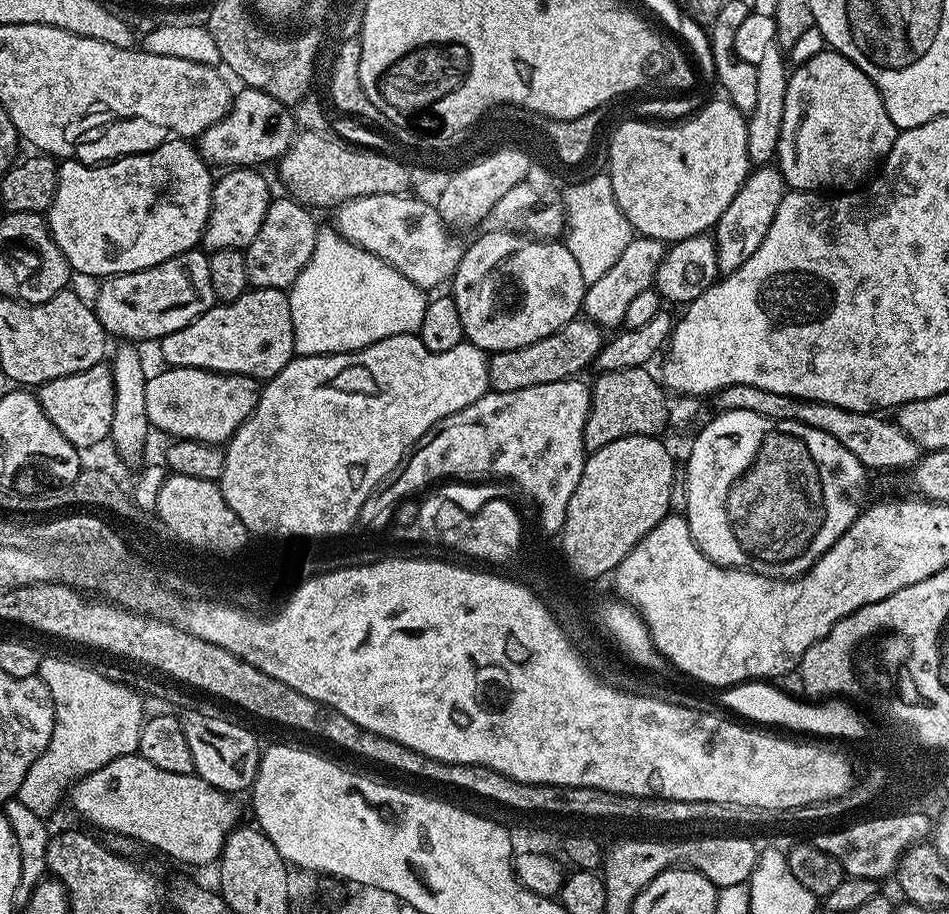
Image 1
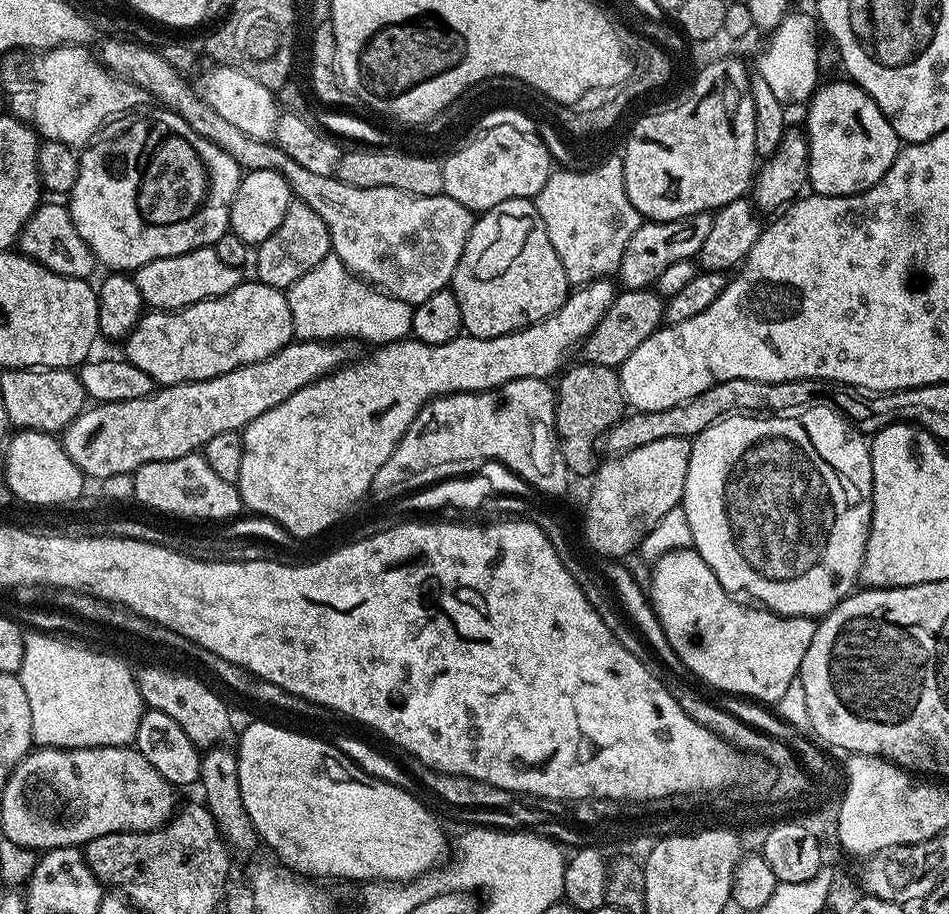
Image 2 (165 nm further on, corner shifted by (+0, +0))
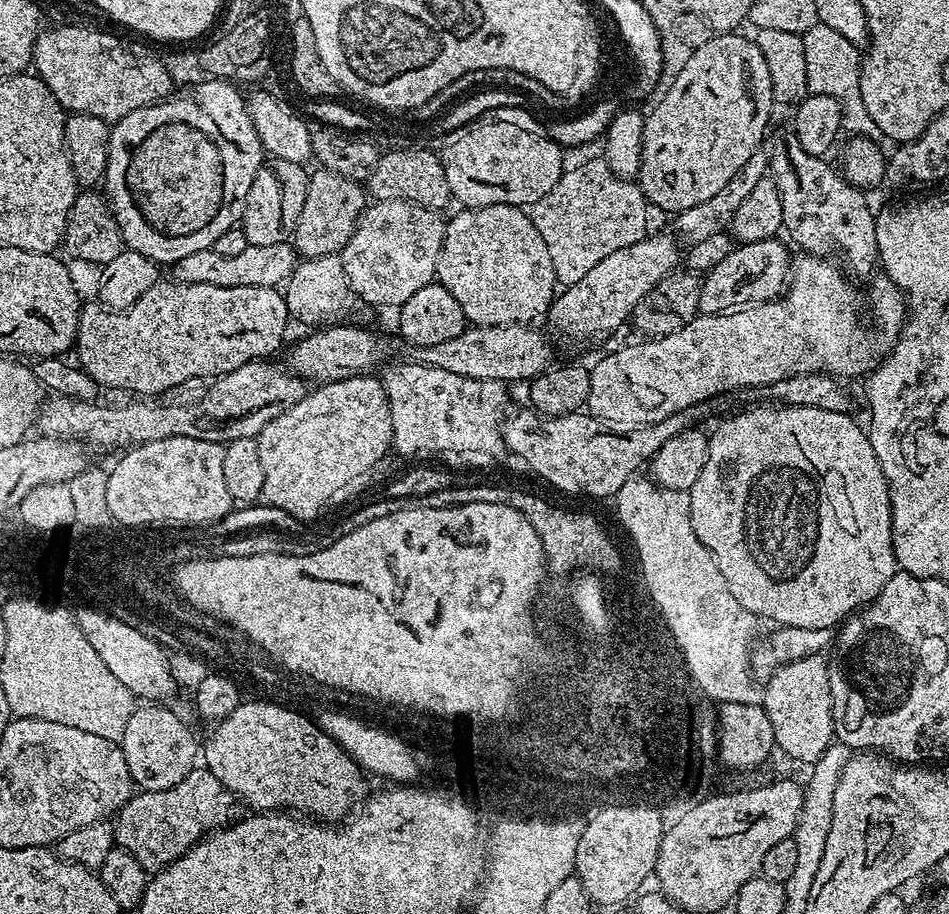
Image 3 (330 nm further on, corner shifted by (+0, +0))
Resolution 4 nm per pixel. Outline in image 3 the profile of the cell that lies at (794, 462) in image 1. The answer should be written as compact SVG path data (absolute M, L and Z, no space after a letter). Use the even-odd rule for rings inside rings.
M791 406L749 408L752 408L749 412L740 412L729 420L721 419L716 433L713 431L708 437L706 466L702 466L702 474L698 474L698 482L694 482L694 486L688 492L694 534L698 534L698 542L702 542L706 550L710 550L722 578L726 578L726 586L730 586L730 594L738 598L738 603L751 616L761 621L773 620L771 622L773 625L786 628L812 630L811 628L833 627L832 629L835 629L857 610L876 600L880 591L886 586L886 582L890 582L890 578L894 578L898 570L892 545L892 507L882 466L878 466L878 458L874 454L874 446L870 446L867 431L861 425L859 428L847 412Z

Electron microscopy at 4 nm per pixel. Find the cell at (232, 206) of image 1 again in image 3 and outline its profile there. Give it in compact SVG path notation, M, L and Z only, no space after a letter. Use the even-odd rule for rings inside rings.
M286 158L265 159L260 165L258 174L254 174L254 182L250 182L250 194L246 194L246 206L240 215L239 227L244 229L249 244L274 246L291 241L294 230L298 226L298 217L302 215L302 202L306 202L309 175L309 169L298 162L286 162Z

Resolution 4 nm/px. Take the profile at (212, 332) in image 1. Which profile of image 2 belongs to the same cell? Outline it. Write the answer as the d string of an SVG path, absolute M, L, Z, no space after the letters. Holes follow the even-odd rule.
M241 282L234 290L218 298L194 302L177 312L149 311L141 316L134 331L123 341L123 355L128 362L144 370L160 386L214 378L218 374L226 374L235 368L270 358L294 340L288 298L281 289L259 282L251 283Z

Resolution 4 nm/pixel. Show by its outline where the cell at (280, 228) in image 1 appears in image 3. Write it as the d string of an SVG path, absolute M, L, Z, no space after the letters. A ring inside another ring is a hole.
M317 167L315 171L308 177L306 202L302 202L302 215L298 217L298 226L290 241L306 260L339 254L346 242L350 242L366 207L366 188L361 181L334 174L322 167Z

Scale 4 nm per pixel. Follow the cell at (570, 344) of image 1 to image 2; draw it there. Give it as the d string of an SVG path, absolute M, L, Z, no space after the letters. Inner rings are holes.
M629 288L621 291L614 298L610 310L606 310L602 322L598 322L598 326L594 326L592 333L582 342L583 359L589 364L619 369L620 364L626 362L626 358L630 358L630 354L634 354L634 350L638 350L638 346L642 346L642 342L646 342L646 338L650 338L650 334L657 332L665 323L665 303L666 300L652 288Z

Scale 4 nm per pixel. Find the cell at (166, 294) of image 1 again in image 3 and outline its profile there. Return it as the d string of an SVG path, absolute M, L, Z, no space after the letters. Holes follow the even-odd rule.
M291 243L274 246L254 246L249 244L242 254L235 258L222 258L214 249L194 250L194 254L186 254L186 258L178 258L171 265L170 276L178 284L205 284L206 286L262 286L279 289L296 269L298 253Z

